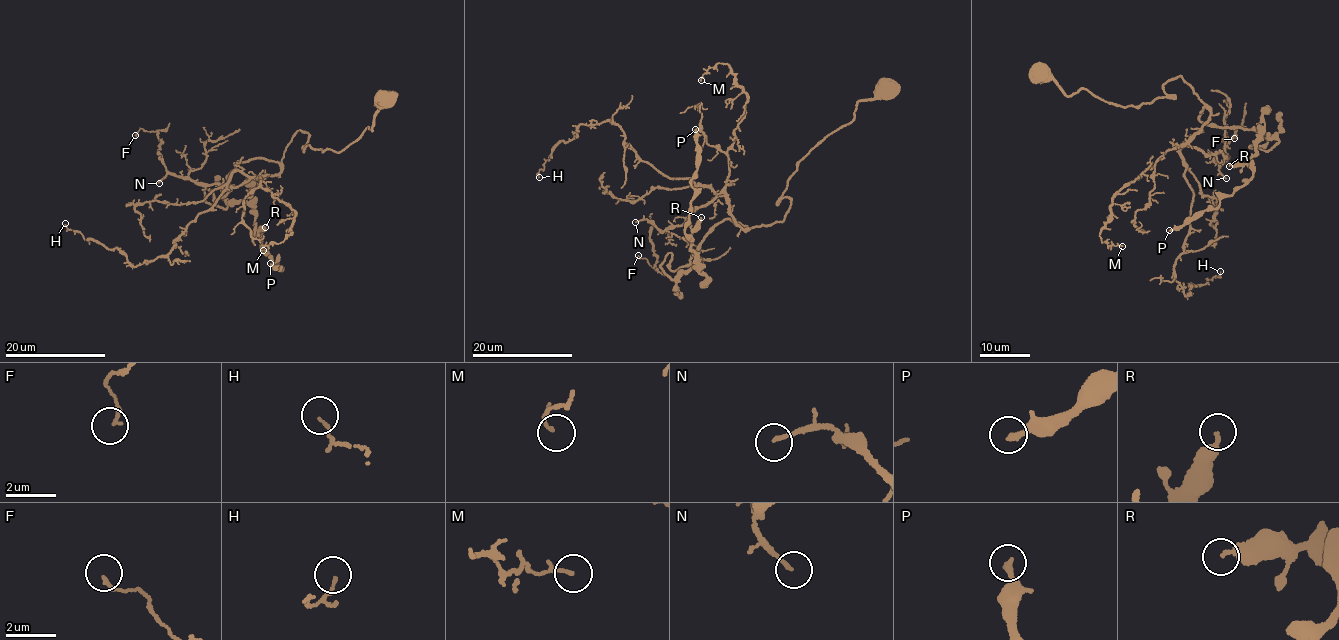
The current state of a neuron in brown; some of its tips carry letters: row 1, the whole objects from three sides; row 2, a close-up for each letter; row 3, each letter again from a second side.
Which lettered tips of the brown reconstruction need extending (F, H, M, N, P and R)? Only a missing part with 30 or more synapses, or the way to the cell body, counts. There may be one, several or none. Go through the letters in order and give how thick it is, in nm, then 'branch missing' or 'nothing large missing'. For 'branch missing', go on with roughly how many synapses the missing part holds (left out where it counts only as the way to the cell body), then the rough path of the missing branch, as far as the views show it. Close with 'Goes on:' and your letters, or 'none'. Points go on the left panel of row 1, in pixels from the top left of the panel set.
F: 130 nm thick; nothing large missing
H: 90 nm thick; nothing large missing
M: 110 nm thick; nothing large missing
N: 170 nm thick; nothing large missing
P: 200 nm thick; nothing large missing
R: 240 nm thick; nothing large missing
Goes on: none

